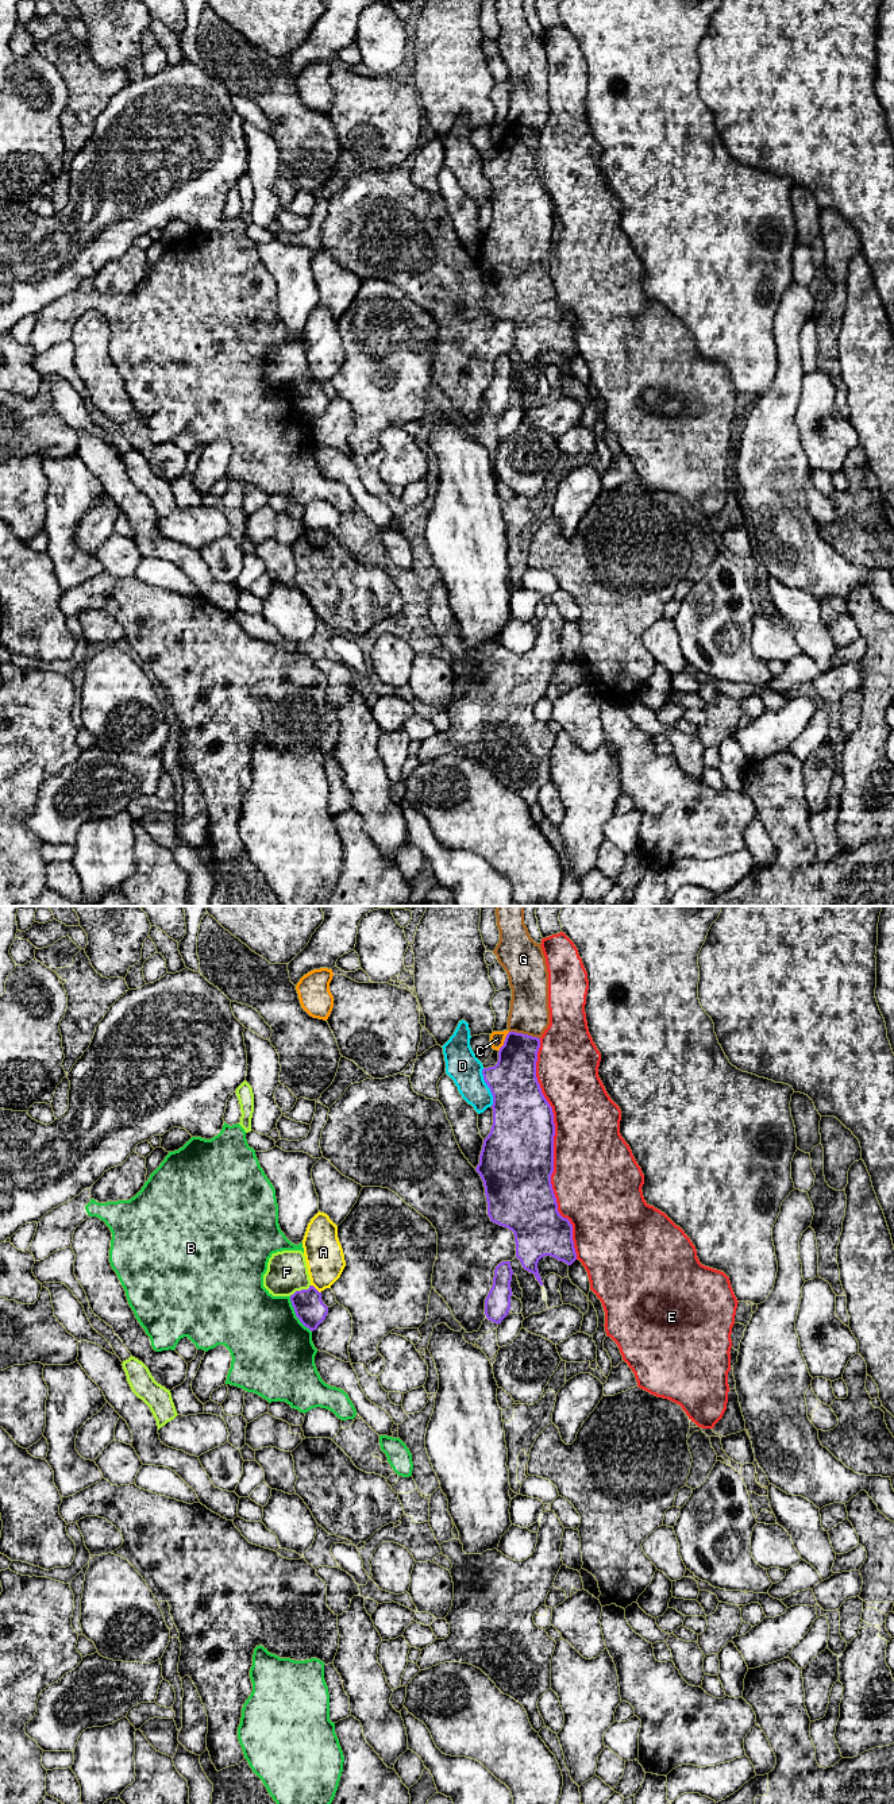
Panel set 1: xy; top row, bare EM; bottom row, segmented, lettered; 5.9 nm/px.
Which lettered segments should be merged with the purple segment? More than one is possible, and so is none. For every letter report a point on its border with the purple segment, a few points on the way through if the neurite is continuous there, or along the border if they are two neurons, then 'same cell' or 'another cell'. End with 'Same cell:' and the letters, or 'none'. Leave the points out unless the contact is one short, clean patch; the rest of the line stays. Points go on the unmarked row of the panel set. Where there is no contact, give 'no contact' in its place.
A: meets purple in xy at (315, 381); another cell
B: meets purple in xy at (296, 407); another cell
C: meets purple in xy at (504, 134); another cell
D: meets purple in xy at (488, 178); another cell
E: meets purple in xy at (553, 242); another cell
F: meets purple in xy at (301, 382); border along xy (309, 377), (307, 381), (296, 382), (289, 388); another cell
G: meets purple in xy at (524, 127); another cell
Same cell: none

